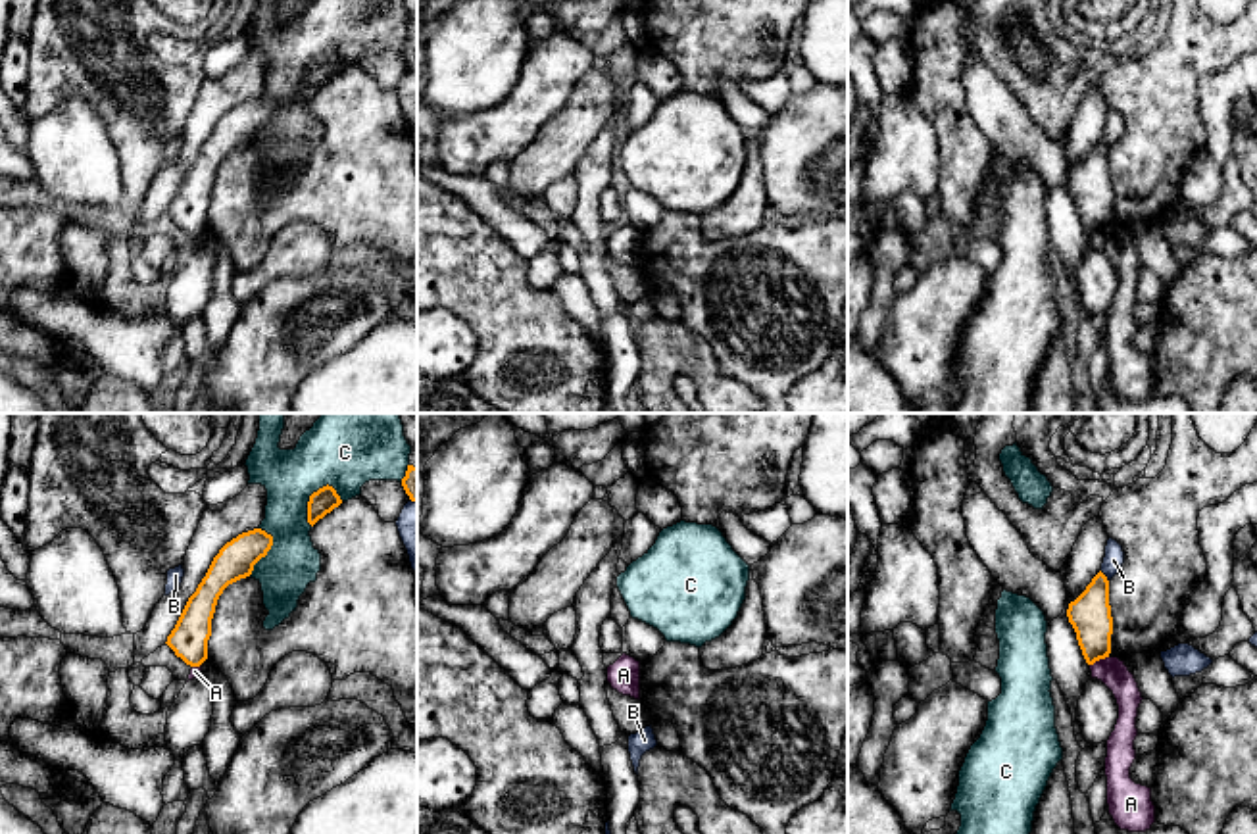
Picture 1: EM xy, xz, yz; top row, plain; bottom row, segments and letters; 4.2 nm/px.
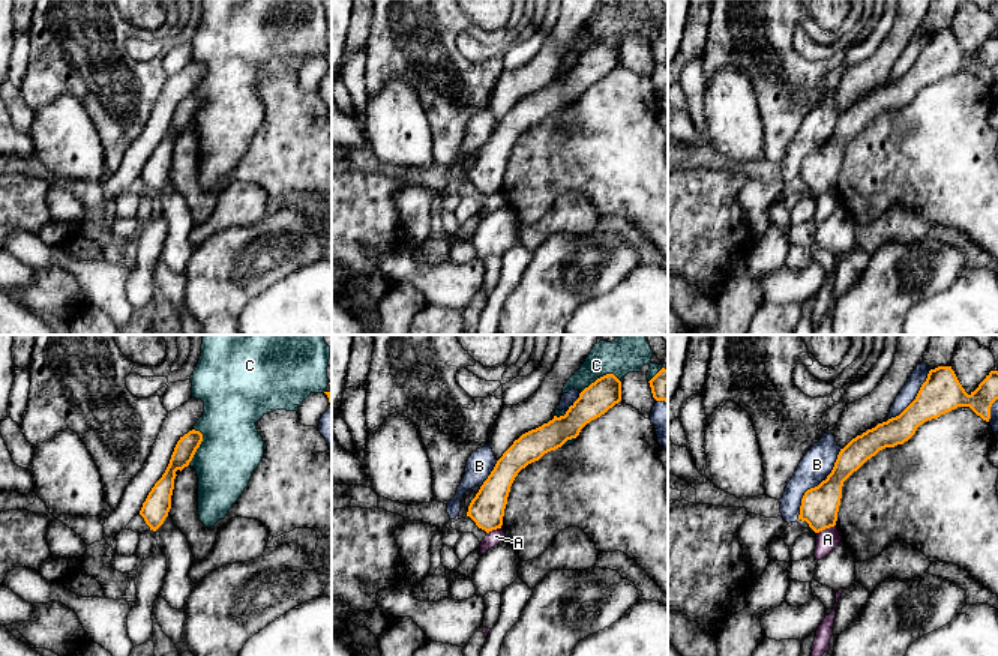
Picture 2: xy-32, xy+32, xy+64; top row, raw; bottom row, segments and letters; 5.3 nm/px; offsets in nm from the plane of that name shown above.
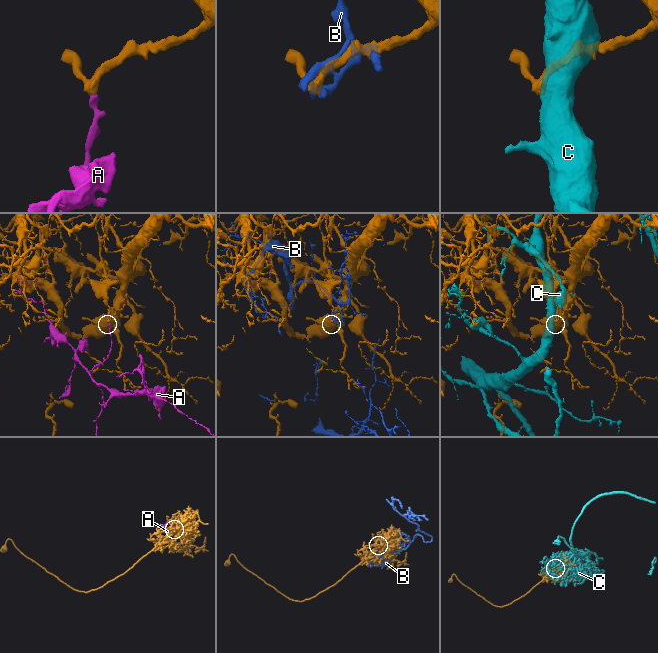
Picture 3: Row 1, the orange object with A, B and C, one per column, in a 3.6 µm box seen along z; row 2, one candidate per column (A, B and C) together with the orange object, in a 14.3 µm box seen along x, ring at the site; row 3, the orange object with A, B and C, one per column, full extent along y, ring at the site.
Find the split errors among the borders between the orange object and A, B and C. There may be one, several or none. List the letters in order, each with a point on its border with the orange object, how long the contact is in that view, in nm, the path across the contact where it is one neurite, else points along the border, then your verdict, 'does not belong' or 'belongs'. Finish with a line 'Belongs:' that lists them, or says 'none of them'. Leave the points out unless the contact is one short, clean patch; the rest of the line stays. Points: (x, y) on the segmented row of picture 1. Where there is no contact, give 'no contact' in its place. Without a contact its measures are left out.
A: contact yz (1098, 660); length 90 nm; border yz (1108, 656), (1090, 665); does not belong
B: contact yz (1106, 577); length 60 nm; does not belong
C: contact xy (308, 502); length 200 nm; does not belong
Belongs: none of them

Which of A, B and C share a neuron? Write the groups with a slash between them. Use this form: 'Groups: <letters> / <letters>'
Groups: A / B / C

